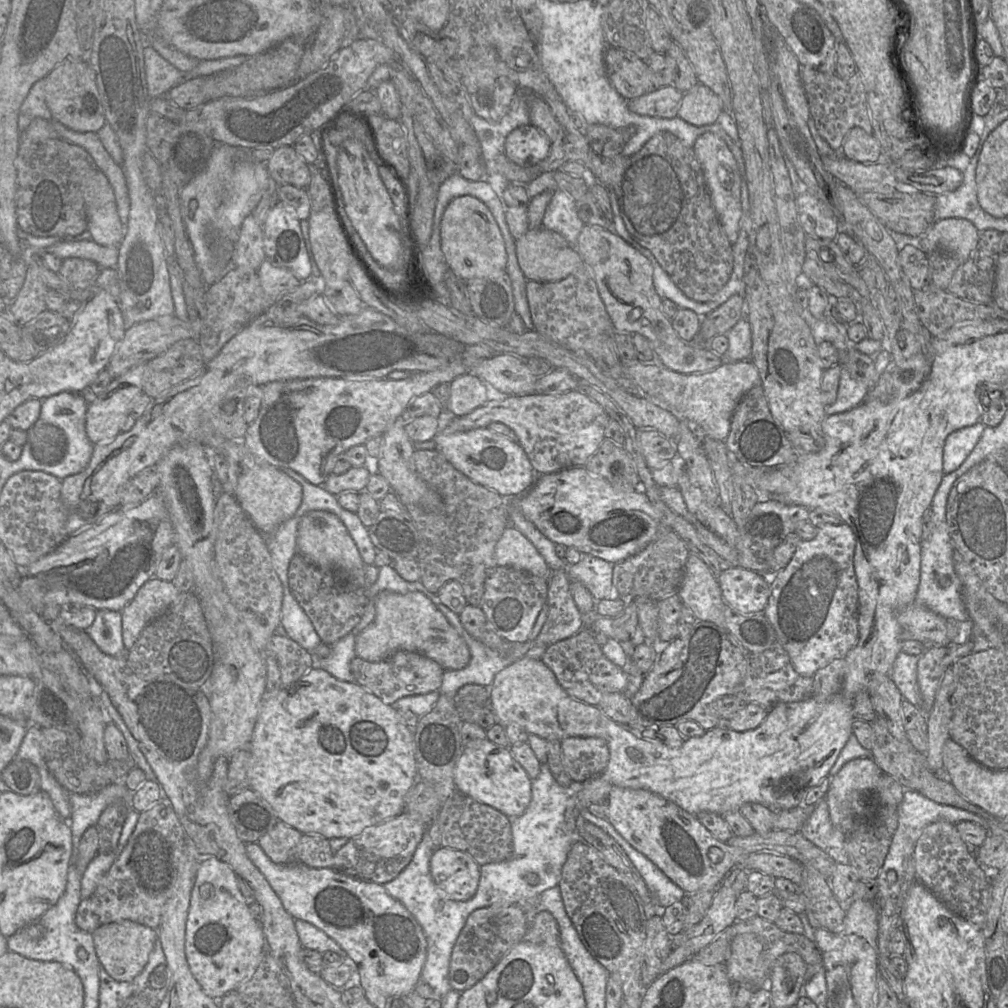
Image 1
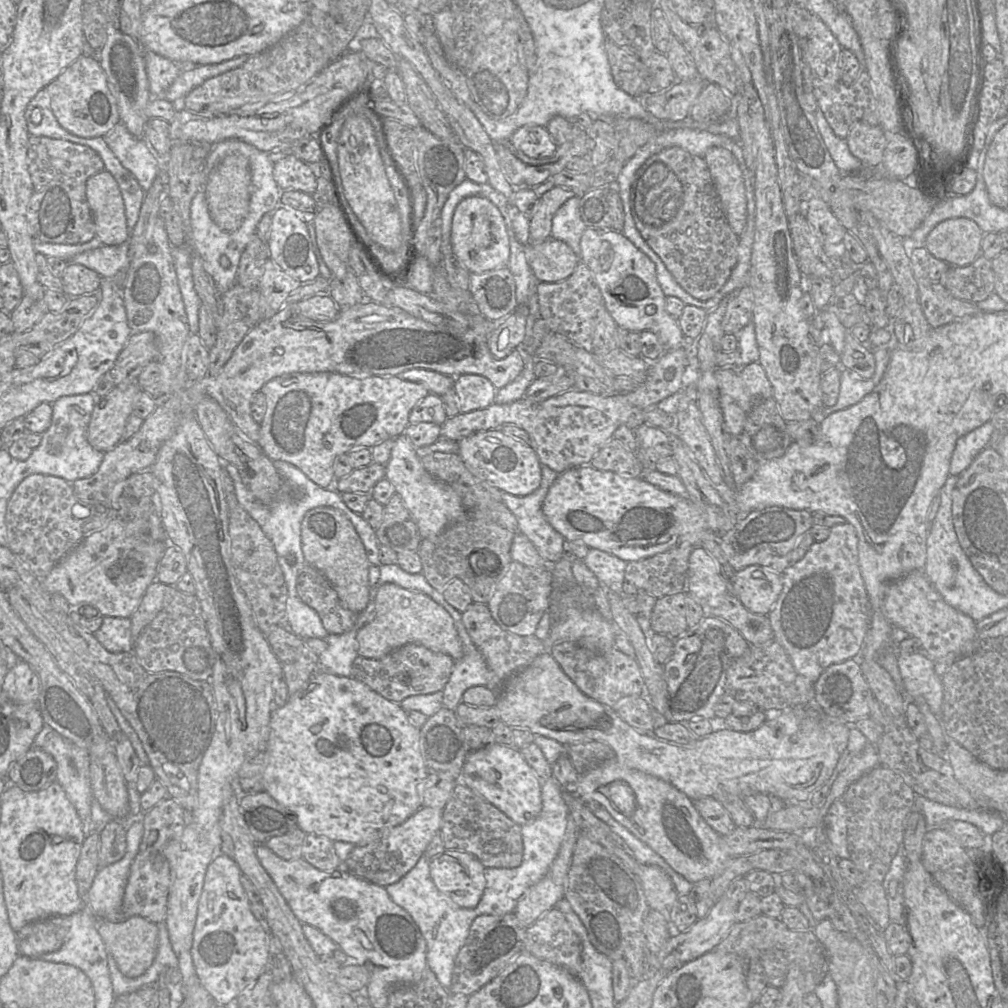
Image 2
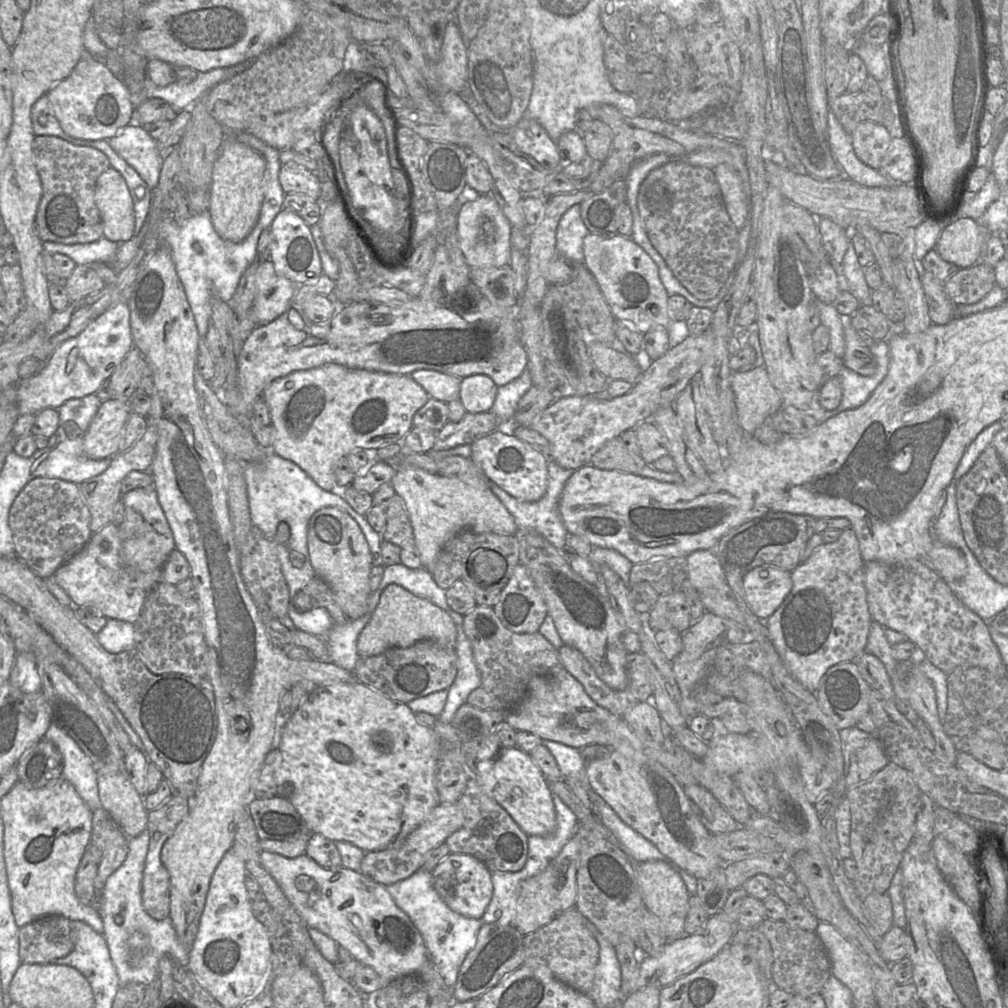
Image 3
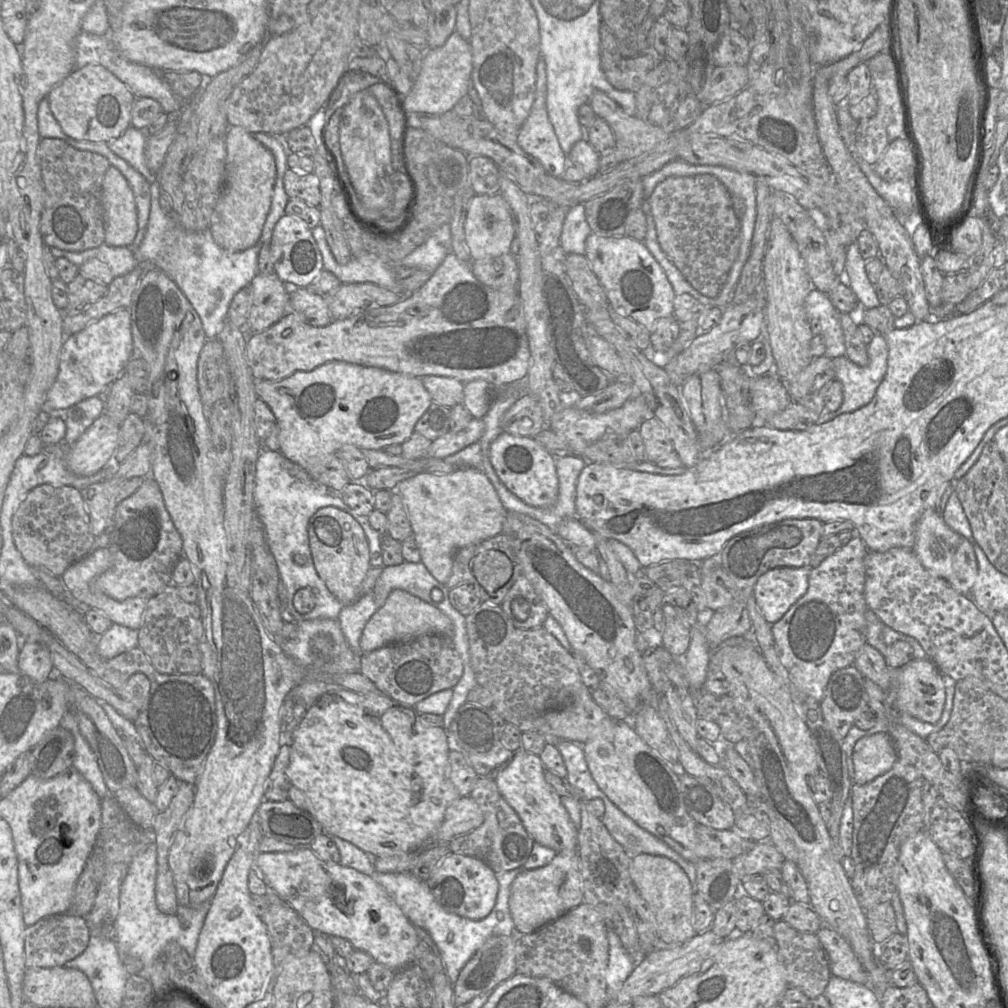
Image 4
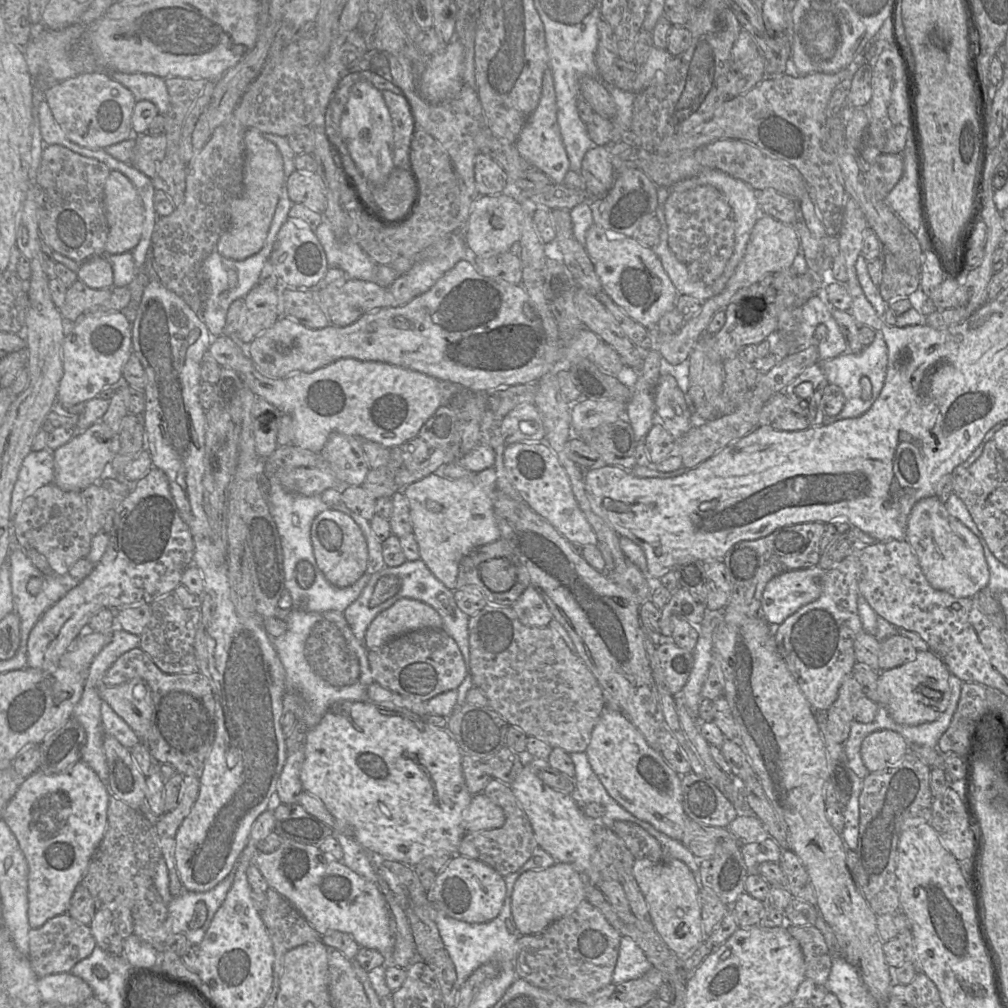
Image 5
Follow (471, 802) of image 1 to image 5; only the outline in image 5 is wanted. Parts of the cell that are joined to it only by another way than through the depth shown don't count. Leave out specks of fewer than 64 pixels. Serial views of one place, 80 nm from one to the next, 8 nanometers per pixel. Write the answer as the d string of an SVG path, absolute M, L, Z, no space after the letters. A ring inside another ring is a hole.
M493 778L485 786L483 793L503 809L506 817L505 823L499 828L465 833L459 844L458 853L489 865L505 877L516 872L527 862L538 843L529 818L515 797L510 785Z

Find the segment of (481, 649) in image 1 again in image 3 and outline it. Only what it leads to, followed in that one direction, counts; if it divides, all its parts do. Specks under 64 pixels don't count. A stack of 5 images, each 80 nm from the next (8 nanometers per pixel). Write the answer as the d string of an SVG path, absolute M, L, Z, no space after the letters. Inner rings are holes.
M445 596L446 609L443 609L453 620L456 631L457 675L448 689L448 696L440 721L452 723L454 715L461 705L466 703L469 694L481 687L480 672L474 660L472 645L463 629L463 616L455 612L448 604Z

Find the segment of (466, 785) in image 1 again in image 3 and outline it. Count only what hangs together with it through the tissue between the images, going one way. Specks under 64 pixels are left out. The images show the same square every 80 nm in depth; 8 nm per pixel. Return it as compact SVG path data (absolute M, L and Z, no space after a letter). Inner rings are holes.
M518 747L502 748L499 754L476 764L475 775L483 791L502 806L528 836L551 834L557 826L553 792L530 754Z

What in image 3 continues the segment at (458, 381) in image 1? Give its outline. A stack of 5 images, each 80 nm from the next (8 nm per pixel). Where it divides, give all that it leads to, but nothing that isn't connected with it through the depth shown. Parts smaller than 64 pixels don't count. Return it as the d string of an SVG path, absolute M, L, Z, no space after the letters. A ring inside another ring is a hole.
M483 374L471 375L461 379L460 394L465 410L469 413L482 413L491 410L498 386Z

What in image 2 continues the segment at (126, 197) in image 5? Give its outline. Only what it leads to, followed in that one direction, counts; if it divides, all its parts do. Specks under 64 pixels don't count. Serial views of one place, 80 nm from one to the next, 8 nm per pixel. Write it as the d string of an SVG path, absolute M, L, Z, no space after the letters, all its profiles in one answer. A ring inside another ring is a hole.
M103 170L86 182L86 197L93 213L96 235L103 245L119 245L129 239L125 206L113 175Z

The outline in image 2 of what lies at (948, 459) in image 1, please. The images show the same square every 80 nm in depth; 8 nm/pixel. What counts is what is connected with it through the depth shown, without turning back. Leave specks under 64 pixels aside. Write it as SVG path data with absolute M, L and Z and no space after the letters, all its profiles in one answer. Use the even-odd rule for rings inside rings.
M987 422L960 437L956 442L951 457L949 474L959 476L964 472L973 462L975 457L989 445L994 431L995 428L993 424Z

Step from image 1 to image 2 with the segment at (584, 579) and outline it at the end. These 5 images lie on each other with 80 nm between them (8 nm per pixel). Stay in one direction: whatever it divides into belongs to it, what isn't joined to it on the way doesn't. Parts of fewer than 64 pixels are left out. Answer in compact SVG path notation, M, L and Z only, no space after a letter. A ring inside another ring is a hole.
M590 549L583 561L595 574L600 585L623 595L622 588L627 562L597 549Z

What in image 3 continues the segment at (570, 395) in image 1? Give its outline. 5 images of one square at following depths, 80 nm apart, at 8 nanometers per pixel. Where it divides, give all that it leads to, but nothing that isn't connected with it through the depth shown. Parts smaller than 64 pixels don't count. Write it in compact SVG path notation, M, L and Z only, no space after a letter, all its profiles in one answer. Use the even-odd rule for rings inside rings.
M709 328L698 336L689 336L668 349L642 372L633 389L611 400L597 400L592 396L574 395L555 399L533 420L530 429L537 431L549 442L549 460L564 469L577 470L590 465L591 457L607 442L643 422L662 406L672 406L678 394L701 370L713 347ZM491 411L469 413L459 422L448 421L437 433L434 450L447 450L472 444L477 439L499 428L499 422Z

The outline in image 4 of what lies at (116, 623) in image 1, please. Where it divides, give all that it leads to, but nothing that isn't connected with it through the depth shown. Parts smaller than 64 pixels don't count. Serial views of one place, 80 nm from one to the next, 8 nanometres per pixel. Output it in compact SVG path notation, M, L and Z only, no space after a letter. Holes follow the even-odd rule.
M112 623L102 635L97 637L97 653L103 659L114 658L137 645L137 630L116 623Z

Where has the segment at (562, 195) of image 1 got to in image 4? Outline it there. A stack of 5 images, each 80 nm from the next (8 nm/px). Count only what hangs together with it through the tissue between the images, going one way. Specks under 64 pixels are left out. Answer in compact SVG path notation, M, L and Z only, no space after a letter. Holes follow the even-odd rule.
M577 204L568 209L560 236L560 247L567 255L570 253L585 255L585 242L591 233L585 217L584 204Z

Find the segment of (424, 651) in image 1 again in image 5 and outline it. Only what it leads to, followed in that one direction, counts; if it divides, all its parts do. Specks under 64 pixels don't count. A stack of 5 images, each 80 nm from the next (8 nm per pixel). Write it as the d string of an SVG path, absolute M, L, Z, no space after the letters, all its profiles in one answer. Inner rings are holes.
M401 598L380 612L367 628L364 646L378 649L405 633L421 629L442 629L440 615L431 606L414 599Z

